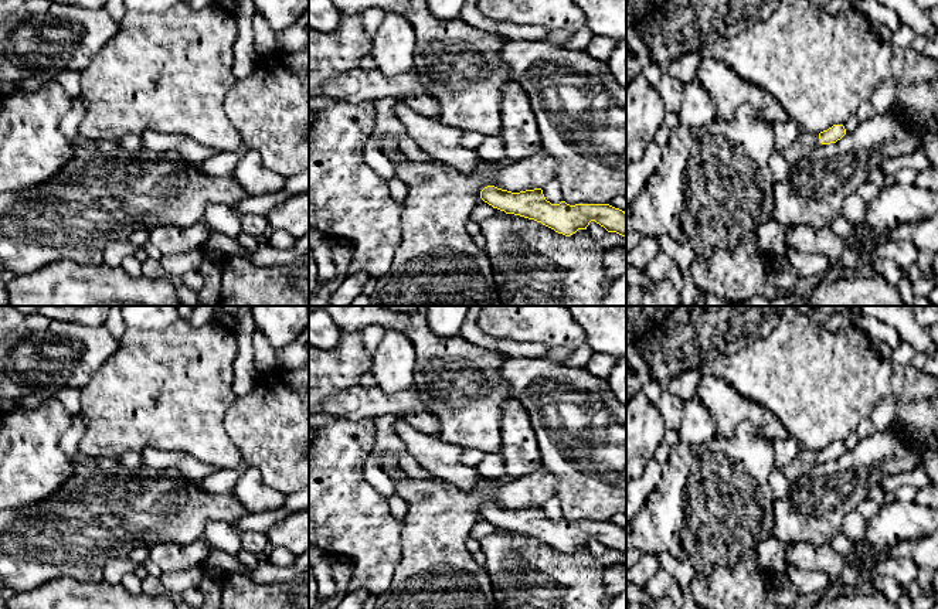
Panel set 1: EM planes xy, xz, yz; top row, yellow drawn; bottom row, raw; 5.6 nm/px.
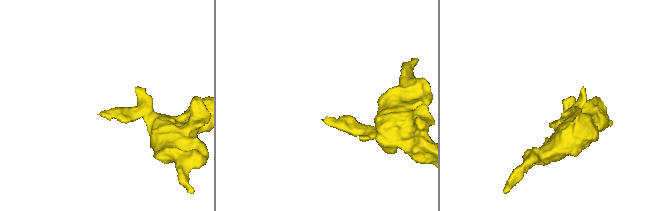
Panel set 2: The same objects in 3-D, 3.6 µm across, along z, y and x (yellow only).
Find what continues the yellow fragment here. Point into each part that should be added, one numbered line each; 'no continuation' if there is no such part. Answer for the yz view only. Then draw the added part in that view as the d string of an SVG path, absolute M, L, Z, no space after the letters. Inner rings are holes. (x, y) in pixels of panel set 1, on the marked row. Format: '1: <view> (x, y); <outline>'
1: yz (805, 143); M799 132L796 140L782 153L785 160L792 166L819 146L822 146L819 135Z

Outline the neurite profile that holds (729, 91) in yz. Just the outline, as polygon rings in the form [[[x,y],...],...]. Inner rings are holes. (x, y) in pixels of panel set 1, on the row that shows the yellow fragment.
[[[701,55],[696,79],[713,98],[717,119],[731,120],[737,109],[748,103],[758,118],[769,125],[789,120],[785,109],[772,95],[744,81],[721,61]]]

